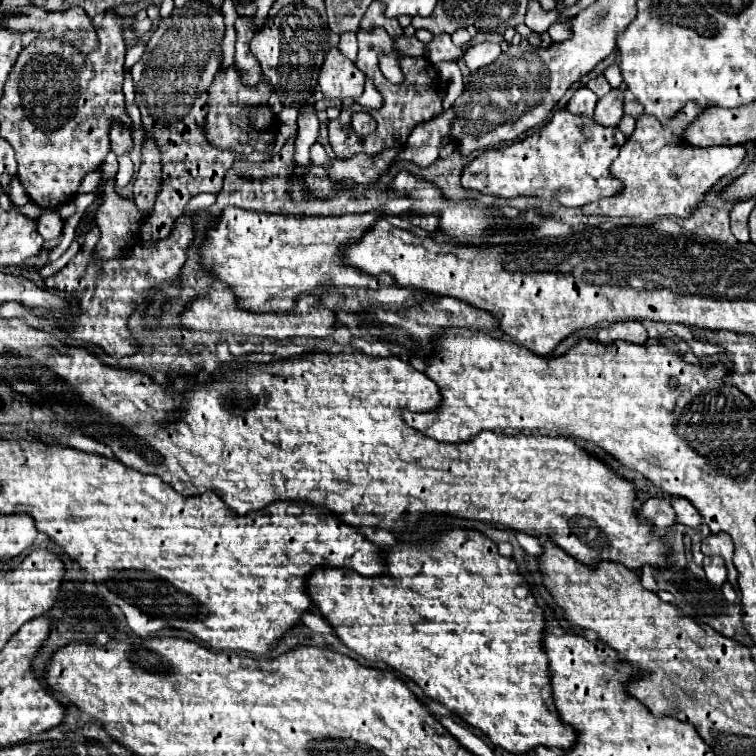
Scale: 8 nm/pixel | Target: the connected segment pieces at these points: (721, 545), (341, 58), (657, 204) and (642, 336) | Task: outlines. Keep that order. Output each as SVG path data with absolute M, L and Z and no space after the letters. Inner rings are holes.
M717 533L717 535L709 535L701 541L701 551L703 555L721 555L725 559L725 565L727 565L727 571L729 571L729 581L735 585L737 593L739 593L739 587L737 587L737 573L735 573L735 567L731 563L731 557L733 557L733 543L731 543L731 537L727 533Z
M337 47L325 55L319 75L319 89L327 99L357 99L363 93L365 75Z
M689 103L683 113L679 113L669 125L661 123L653 115L641 115L637 119L637 127L627 143L621 147L619 157L611 165L611 171L617 179L623 181L623 191L615 199L603 199L591 205L593 211L585 215L605 215L605 217L643 217L655 219L663 215L673 217L691 217L699 205L699 201L711 191L715 183L719 183L725 175L735 171L747 149L743 145L737 147L691 147L683 143L683 131L689 127L699 113L709 109L709 105Z
M621 321L621 323L613 323L609 327L609 337L613 341L629 341L629 343L637 343L643 345L647 343L647 331L639 321Z

